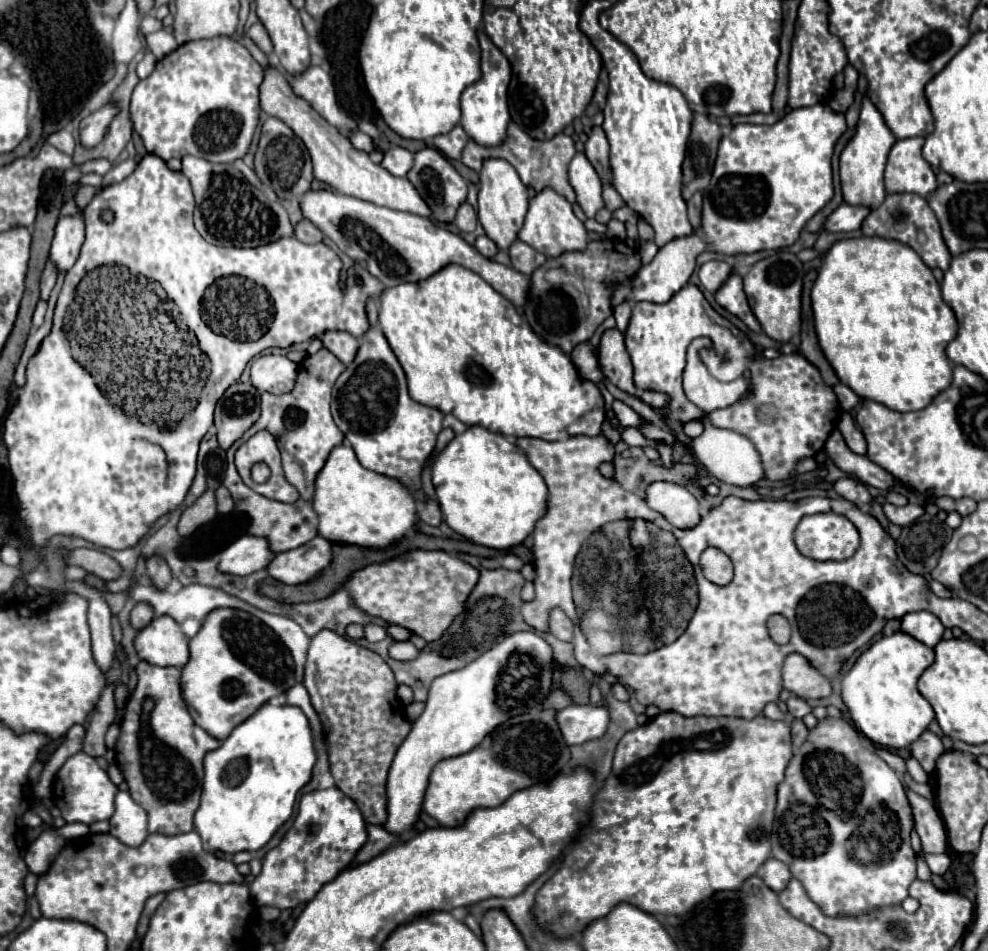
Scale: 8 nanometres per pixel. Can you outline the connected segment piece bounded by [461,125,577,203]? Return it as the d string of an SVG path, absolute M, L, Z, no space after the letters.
M511 125L509 135L507 135L507 139L503 141L503 145L487 149L487 147L477 145L475 141L469 141L467 147L465 147L465 151L463 151L461 161L463 161L469 169L473 169L473 171L479 173L485 159L505 159L505 161L509 161L509 163L515 167L515 171L519 173L521 181L523 181L527 187L533 187L533 183L535 183L535 191L537 191L537 193L543 191L545 187L551 187L551 189L555 189L559 195L563 195L569 203L575 203L575 191L573 191L573 187L571 187L571 183L569 183L569 177L567 177L567 167L569 167L569 161L575 157L575 153L577 153L577 151L575 151L575 143L573 143L573 139L571 139L569 135L565 135L565 133L559 133L559 135L555 135L555 137L549 139L549 141L537 141L537 139L531 139L525 131L521 131L517 125Z

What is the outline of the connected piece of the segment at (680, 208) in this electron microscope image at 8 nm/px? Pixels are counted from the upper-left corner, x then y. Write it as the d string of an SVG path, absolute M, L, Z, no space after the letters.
M585 5L579 29L601 53L608 73L603 131L611 143L613 187L623 201L655 229L655 243L657 247L663 247L671 239L685 237L693 231L687 219L687 205L681 197L681 163L691 133L693 111L679 89L643 75L633 51L599 25L597 5Z

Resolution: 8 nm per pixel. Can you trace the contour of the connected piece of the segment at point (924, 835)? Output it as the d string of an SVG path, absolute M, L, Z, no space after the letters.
M907 791L909 803L915 815L915 831L921 837L925 853L945 853L947 851L947 833L937 805L913 791Z

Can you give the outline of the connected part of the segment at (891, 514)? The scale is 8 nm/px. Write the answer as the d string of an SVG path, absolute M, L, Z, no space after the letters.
M885 503L885 505L883 505L883 511L885 511L887 519L889 519L891 523L899 525L899 527L905 527L905 525L915 523L915 521L925 513L921 503L907 503L907 505L903 505L903 507Z

